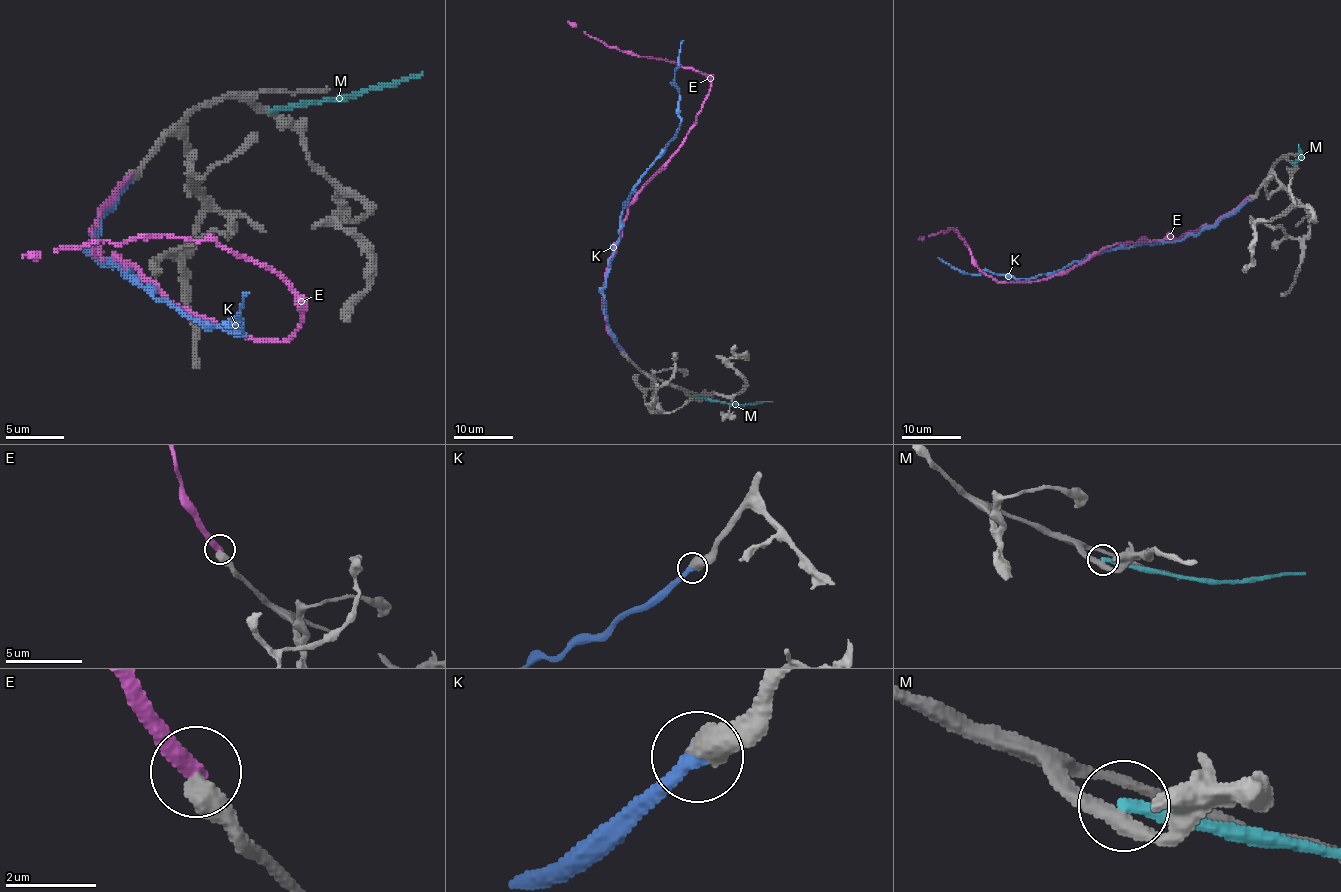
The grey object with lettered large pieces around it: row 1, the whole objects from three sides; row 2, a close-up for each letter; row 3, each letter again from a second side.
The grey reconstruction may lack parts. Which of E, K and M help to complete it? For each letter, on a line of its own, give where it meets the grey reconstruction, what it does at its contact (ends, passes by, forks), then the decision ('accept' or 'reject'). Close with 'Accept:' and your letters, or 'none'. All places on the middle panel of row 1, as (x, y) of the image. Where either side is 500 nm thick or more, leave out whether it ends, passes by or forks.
E: contact (622, 350); reject
K: contact (621, 351); accept
M: contact (694, 396); it ends; reject
Accept: K

